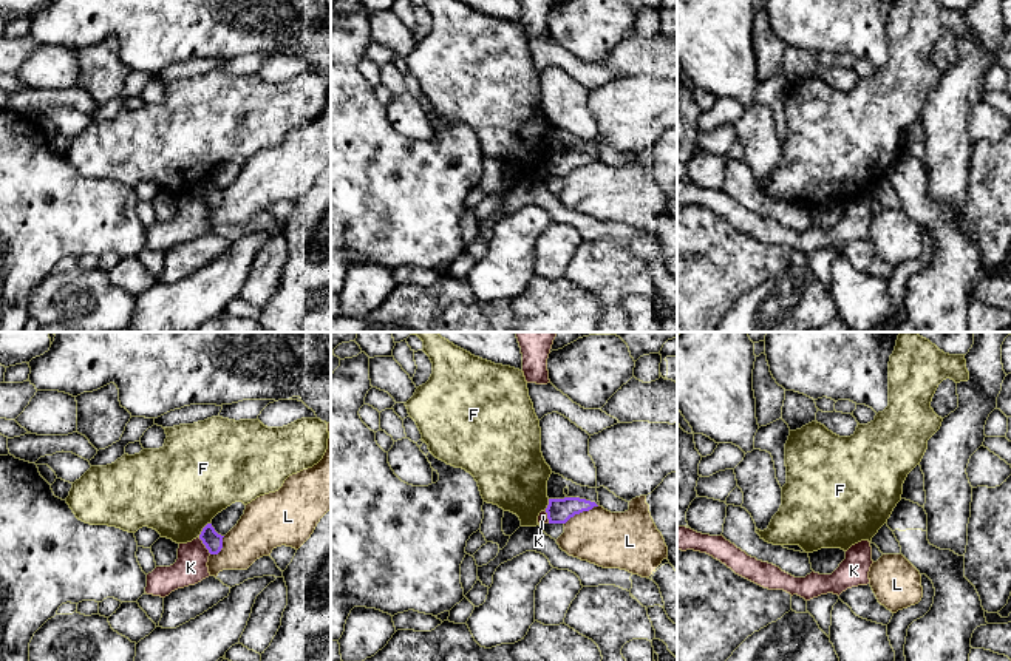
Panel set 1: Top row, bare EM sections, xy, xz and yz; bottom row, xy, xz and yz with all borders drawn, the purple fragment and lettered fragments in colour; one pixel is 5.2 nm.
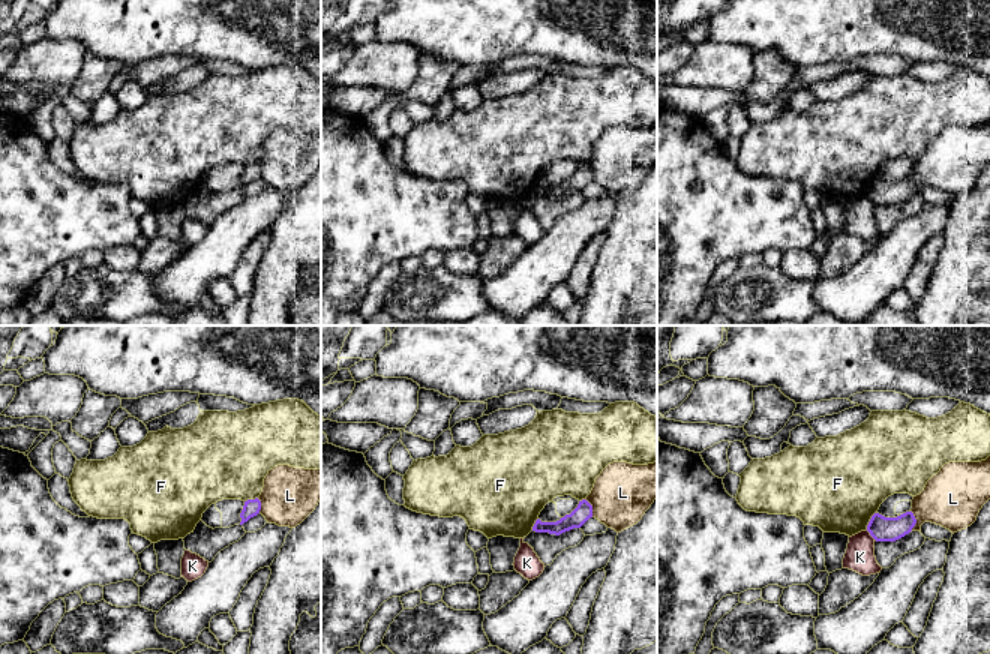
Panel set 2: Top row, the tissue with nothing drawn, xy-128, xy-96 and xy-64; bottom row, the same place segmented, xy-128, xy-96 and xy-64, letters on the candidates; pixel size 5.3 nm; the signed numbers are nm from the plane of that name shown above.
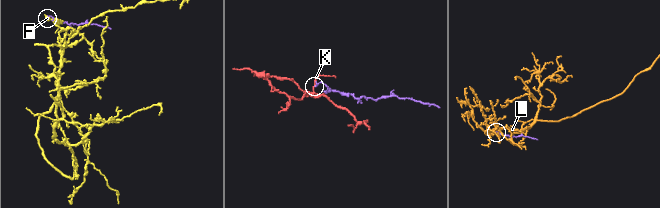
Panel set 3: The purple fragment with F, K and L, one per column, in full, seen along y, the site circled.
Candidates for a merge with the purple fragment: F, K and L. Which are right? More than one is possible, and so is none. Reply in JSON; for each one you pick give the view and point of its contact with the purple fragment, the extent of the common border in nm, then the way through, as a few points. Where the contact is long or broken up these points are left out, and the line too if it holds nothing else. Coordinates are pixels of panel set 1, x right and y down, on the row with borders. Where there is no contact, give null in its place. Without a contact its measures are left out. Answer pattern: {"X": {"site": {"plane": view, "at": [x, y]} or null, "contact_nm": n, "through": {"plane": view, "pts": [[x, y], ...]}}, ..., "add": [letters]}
{"add": []}

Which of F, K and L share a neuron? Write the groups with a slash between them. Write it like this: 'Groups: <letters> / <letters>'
Groups: F / K / L

